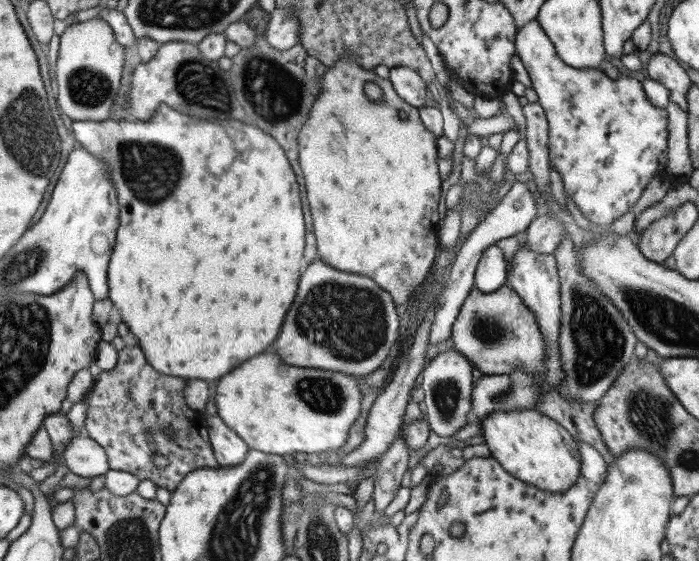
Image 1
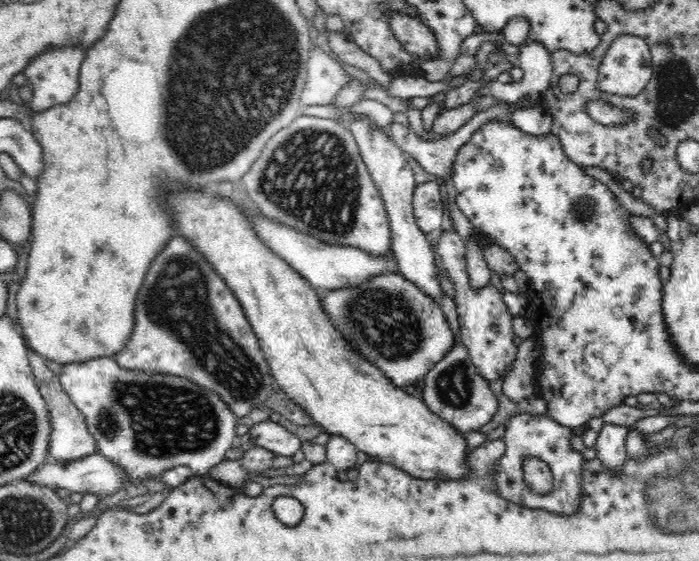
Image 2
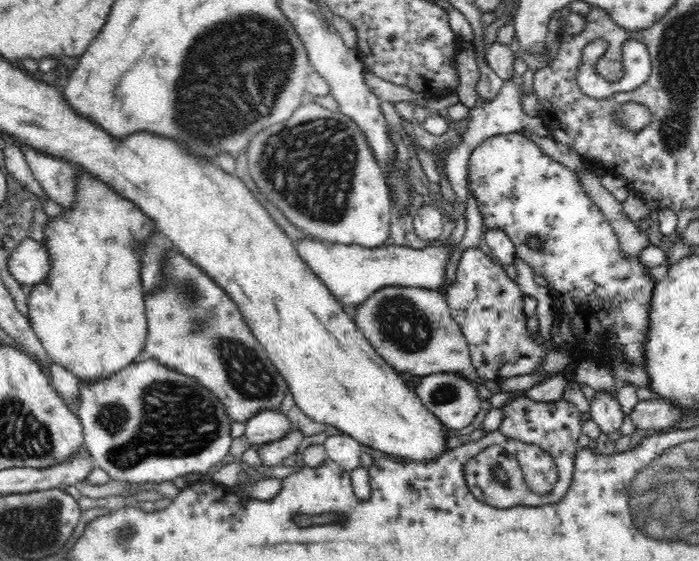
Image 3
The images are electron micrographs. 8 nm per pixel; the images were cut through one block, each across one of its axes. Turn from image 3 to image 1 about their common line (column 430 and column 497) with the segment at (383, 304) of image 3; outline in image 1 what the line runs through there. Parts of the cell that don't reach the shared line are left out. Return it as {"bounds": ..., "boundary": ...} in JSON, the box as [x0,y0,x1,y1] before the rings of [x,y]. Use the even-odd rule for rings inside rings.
{"bounds":[450,284,544,375],"boundary":[[[506,284],[494,292],[483,293],[472,289],[459,307],[457,316],[450,328],[450,339],[454,350],[461,353],[470,364],[483,375],[500,375],[510,373],[513,369],[521,369],[532,375],[544,373],[544,340],[537,326],[533,313],[521,303],[521,299]]]}

